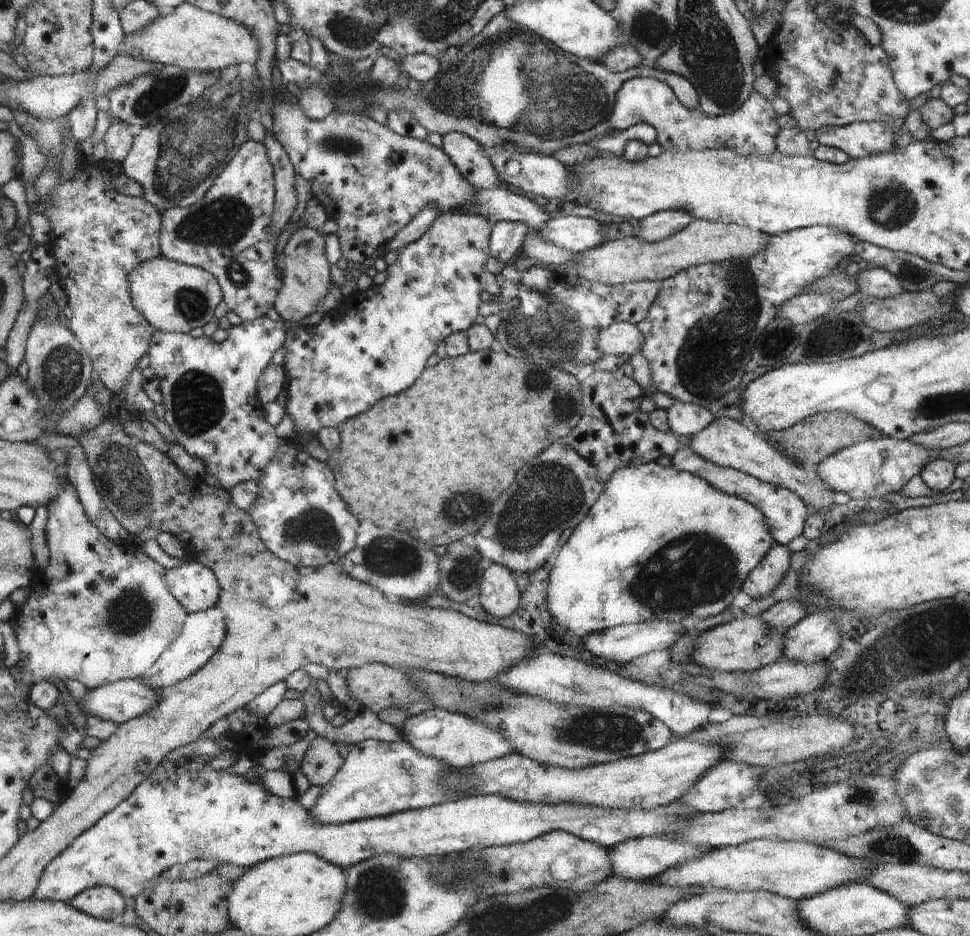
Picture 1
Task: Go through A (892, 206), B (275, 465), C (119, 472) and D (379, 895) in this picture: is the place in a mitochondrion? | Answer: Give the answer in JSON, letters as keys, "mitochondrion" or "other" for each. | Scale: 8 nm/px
{"A":"mitochondrion","B":"other","C":"mitochondrion","D":"mitochondrion"}

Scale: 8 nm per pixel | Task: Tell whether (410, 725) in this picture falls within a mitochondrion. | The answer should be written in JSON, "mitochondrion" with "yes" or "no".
{"mitochondrion":"no"}

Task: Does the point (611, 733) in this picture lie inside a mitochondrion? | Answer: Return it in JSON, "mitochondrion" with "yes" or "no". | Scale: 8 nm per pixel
{"mitochondrion":"yes"}

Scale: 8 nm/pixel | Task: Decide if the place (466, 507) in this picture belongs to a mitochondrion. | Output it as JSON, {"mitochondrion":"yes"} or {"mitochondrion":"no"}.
{"mitochondrion":"yes"}

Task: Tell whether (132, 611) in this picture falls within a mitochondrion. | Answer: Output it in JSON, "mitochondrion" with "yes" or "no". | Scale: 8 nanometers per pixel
{"mitochondrion":"yes"}

